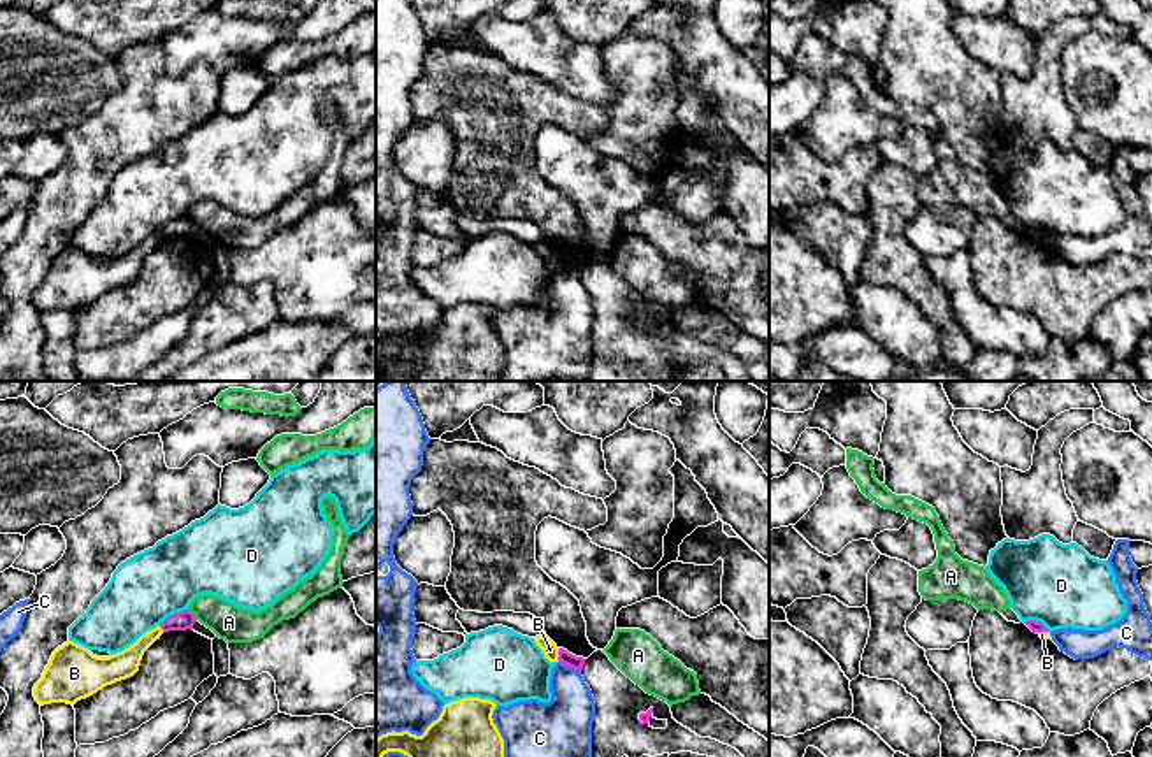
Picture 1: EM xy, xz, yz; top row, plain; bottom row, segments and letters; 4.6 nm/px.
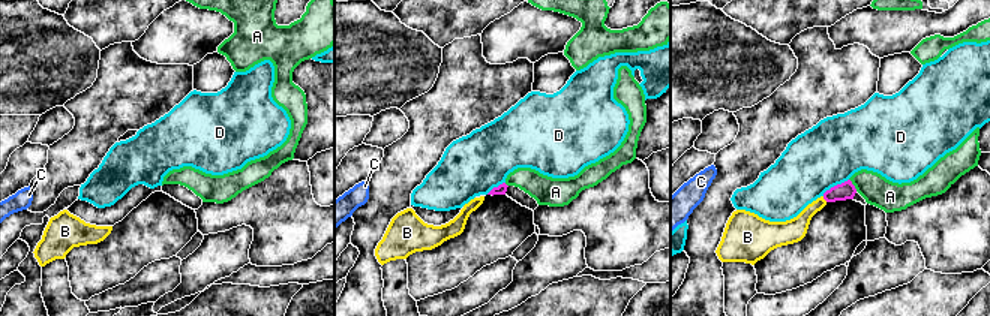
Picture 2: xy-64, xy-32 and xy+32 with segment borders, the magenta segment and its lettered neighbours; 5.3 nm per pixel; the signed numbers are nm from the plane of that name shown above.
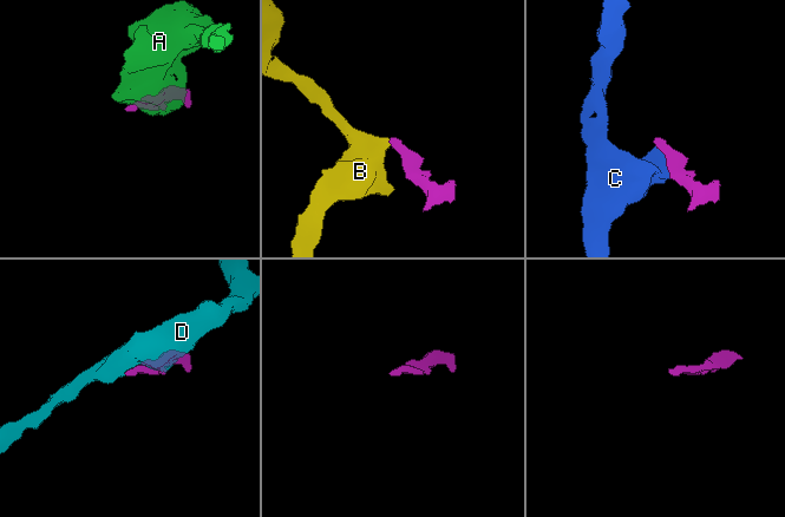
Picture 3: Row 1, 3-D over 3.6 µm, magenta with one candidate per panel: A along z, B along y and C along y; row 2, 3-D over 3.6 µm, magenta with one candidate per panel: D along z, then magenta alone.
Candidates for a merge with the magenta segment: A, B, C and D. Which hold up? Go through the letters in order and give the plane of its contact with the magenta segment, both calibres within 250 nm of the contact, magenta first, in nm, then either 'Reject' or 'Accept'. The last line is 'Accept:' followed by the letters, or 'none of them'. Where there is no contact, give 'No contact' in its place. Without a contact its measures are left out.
A: Touches magenta in xy. Thickness 90 nm (magenta) against 170 nm. Reject
B: Touches magenta in xz. Thickness 60 nm (magenta) against 70 nm. Reject
C: Touches magenta in xz. Thickness 60 nm (magenta) against 240 nm. Reject
D: Touches magenta in xy. Thickness 90 nm (magenta) against 320 nm. Reject
Accept: none of them

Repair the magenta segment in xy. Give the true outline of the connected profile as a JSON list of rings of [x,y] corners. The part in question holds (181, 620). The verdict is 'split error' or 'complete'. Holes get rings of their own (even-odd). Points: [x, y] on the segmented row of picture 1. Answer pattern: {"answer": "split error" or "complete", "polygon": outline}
{"answer": "complete", "polygon": [[[184,609],[184,611],[167,616],[160,627],[163,632],[186,631],[186,629],[193,629],[195,622],[197,622],[195,615],[188,609]]]}

